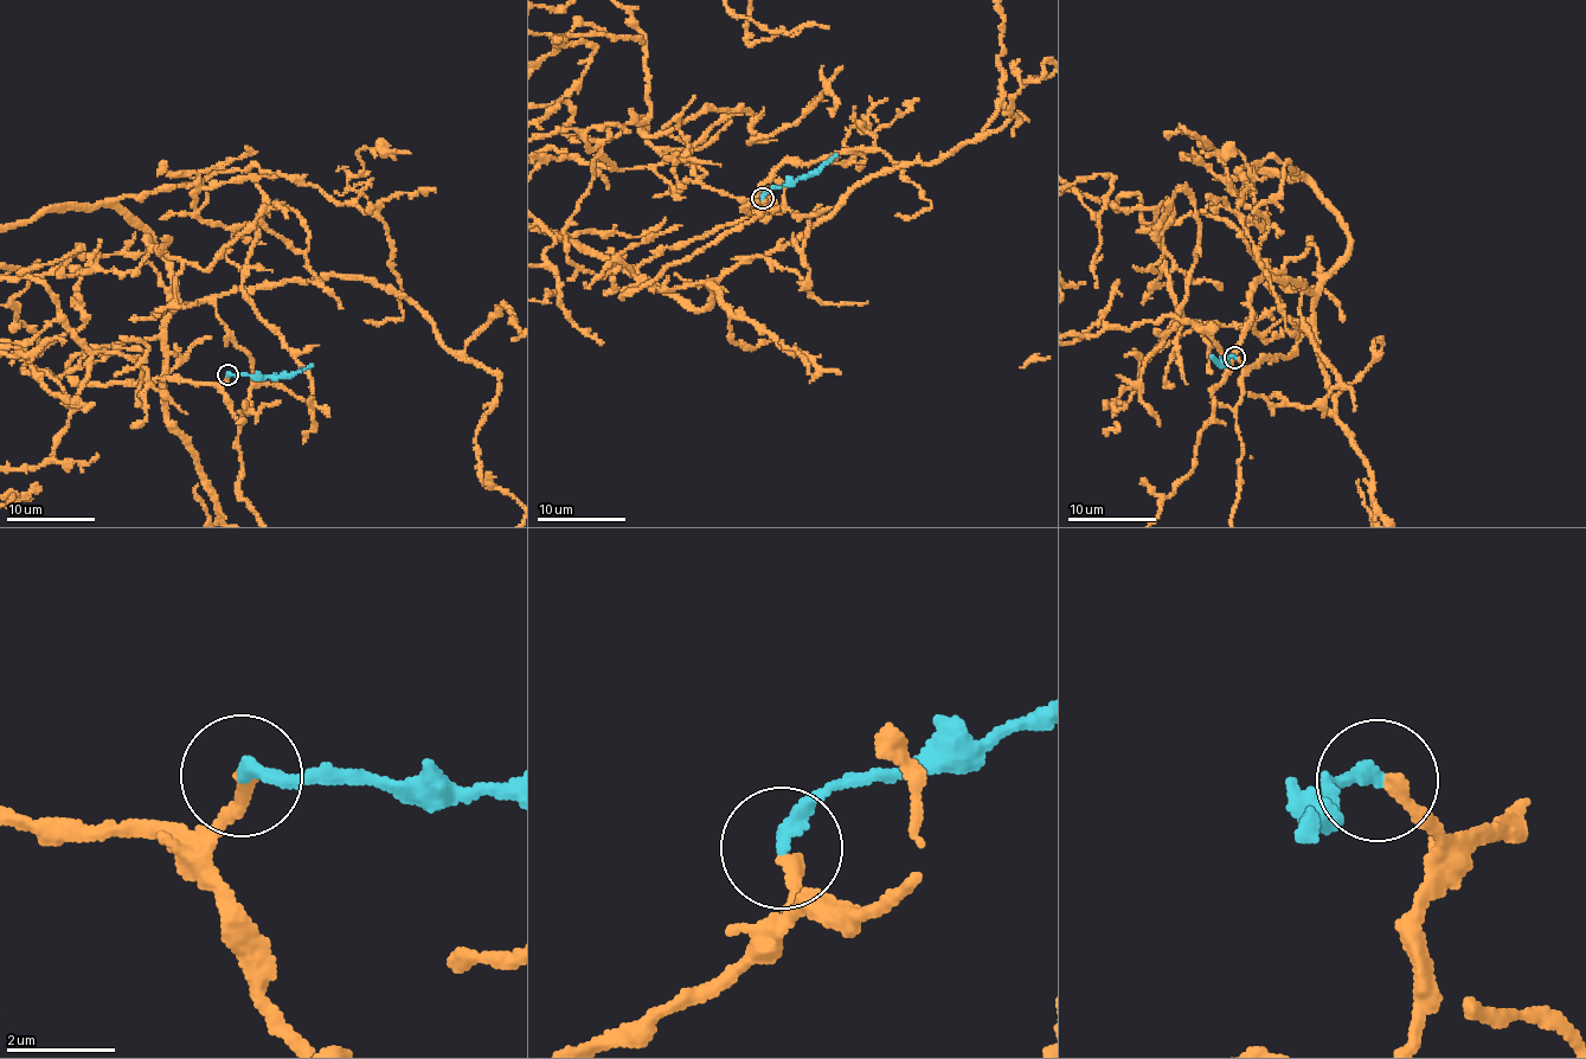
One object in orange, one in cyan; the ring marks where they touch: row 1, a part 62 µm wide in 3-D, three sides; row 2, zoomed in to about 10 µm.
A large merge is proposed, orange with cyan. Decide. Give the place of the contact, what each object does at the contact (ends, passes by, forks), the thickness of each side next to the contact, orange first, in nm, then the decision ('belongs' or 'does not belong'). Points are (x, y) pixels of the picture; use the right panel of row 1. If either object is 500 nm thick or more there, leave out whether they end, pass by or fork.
place (1234, 357); orange ends; cyan ends; calibres 240 and 260 nm; belongs

